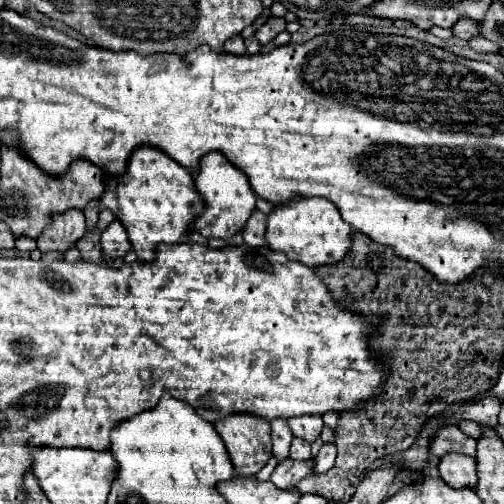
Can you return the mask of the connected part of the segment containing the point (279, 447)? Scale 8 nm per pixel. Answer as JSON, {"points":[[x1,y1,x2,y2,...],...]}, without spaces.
{"points":[[271,420,271,440,273,440,273,454,281,462,289,456,289,444,293,440,291,428,287,420]]}

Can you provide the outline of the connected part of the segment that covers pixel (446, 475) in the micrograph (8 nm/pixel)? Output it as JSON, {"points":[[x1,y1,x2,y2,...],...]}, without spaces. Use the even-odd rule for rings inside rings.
{"points":[[449,452,441,458,439,464,439,476,447,480,447,484,453,484,455,488,463,486,475,486,475,460,467,454]]}

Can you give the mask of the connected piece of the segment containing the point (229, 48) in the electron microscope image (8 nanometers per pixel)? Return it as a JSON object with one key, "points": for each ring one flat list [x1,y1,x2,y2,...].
{"points":[[233,36,231,40,227,40,227,44,223,46,223,50,225,50,227,54,235,54,235,56,245,54,245,44,243,44,243,38,241,38,241,36]]}

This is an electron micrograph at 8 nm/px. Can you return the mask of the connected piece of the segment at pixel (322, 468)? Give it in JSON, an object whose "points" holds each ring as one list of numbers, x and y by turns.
{"points":[[335,442,323,444,319,454,315,456,315,474,327,472,335,464,335,458,337,458,337,444]]}

